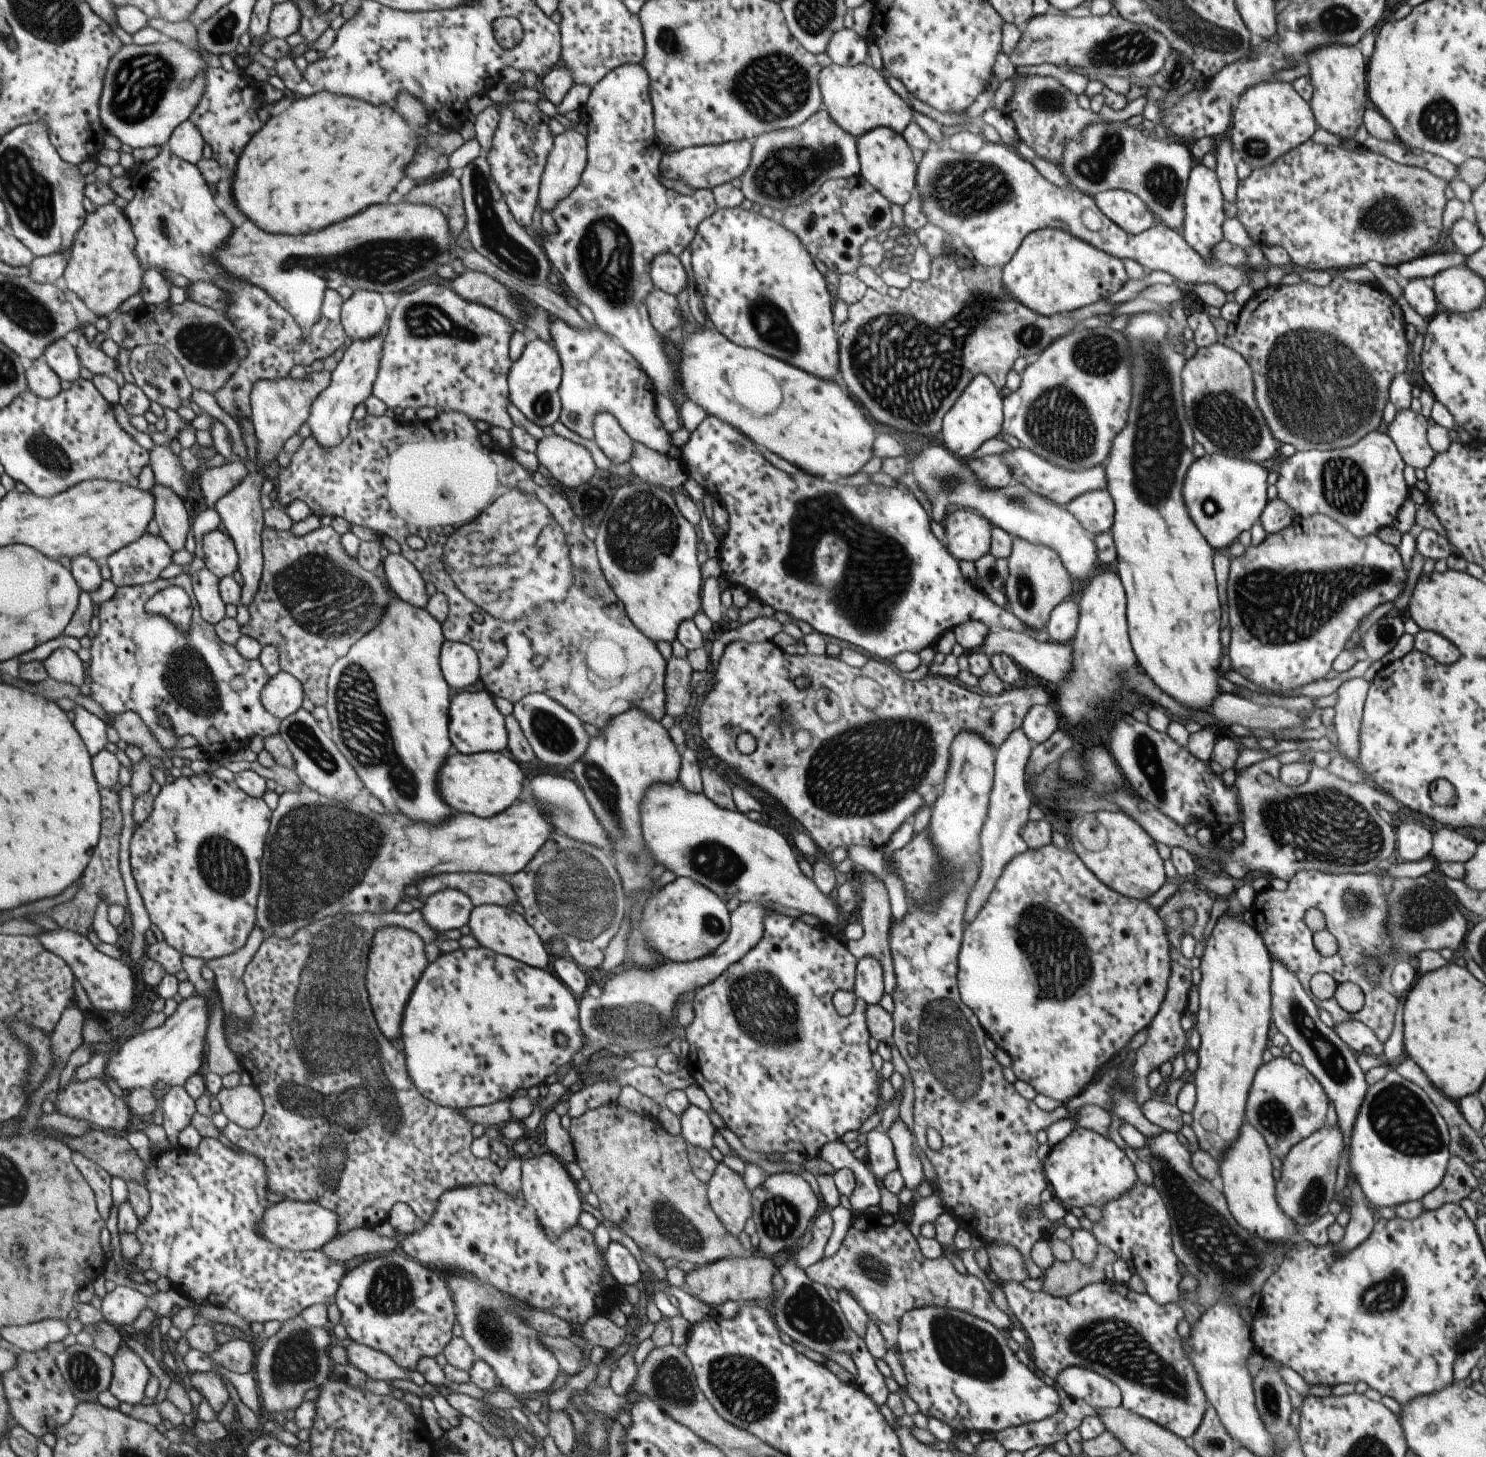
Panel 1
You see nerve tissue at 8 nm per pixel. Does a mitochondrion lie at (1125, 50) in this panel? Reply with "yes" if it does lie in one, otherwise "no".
yes

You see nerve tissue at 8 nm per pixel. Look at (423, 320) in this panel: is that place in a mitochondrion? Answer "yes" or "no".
yes

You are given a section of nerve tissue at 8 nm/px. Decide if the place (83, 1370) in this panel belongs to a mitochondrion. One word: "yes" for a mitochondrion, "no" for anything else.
yes

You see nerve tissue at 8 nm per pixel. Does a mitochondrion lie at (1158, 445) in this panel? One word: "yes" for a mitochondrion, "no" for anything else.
yes

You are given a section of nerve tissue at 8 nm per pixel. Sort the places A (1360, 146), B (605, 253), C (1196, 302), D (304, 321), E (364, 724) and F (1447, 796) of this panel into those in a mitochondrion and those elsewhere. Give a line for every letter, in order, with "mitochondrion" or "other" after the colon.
A: other
B: mitochondrion
C: other
D: other
E: mitochondrion
F: mitochondrion

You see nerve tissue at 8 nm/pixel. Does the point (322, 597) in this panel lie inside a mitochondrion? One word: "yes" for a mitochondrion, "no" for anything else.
yes

